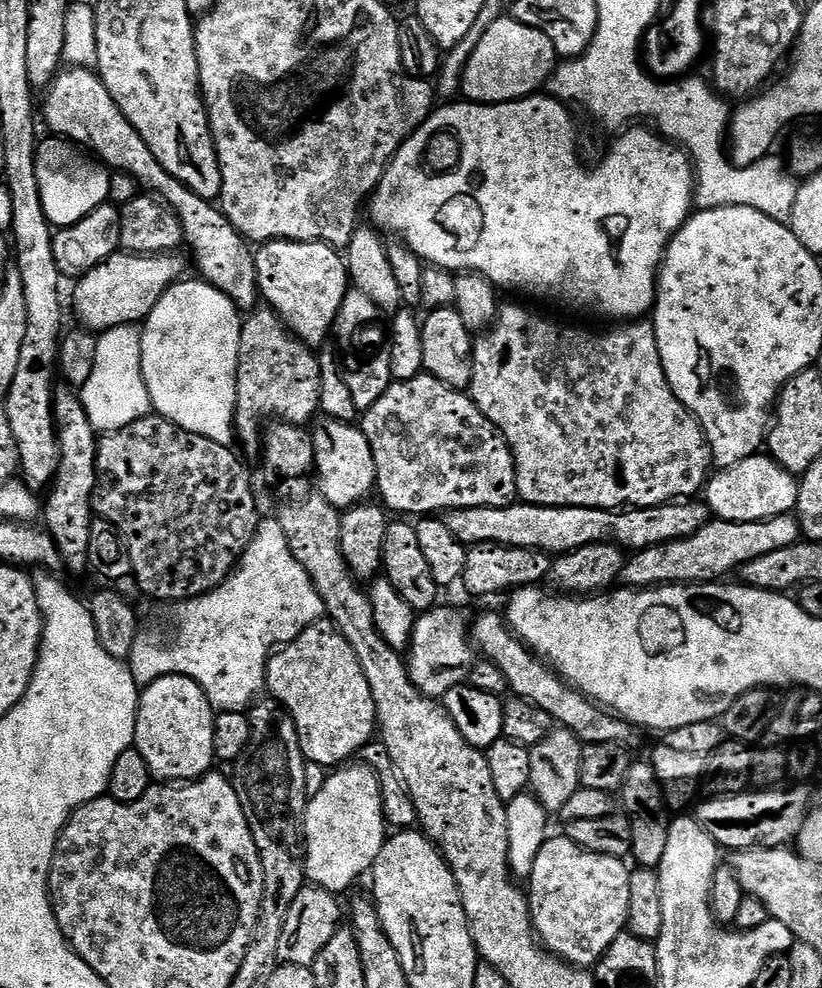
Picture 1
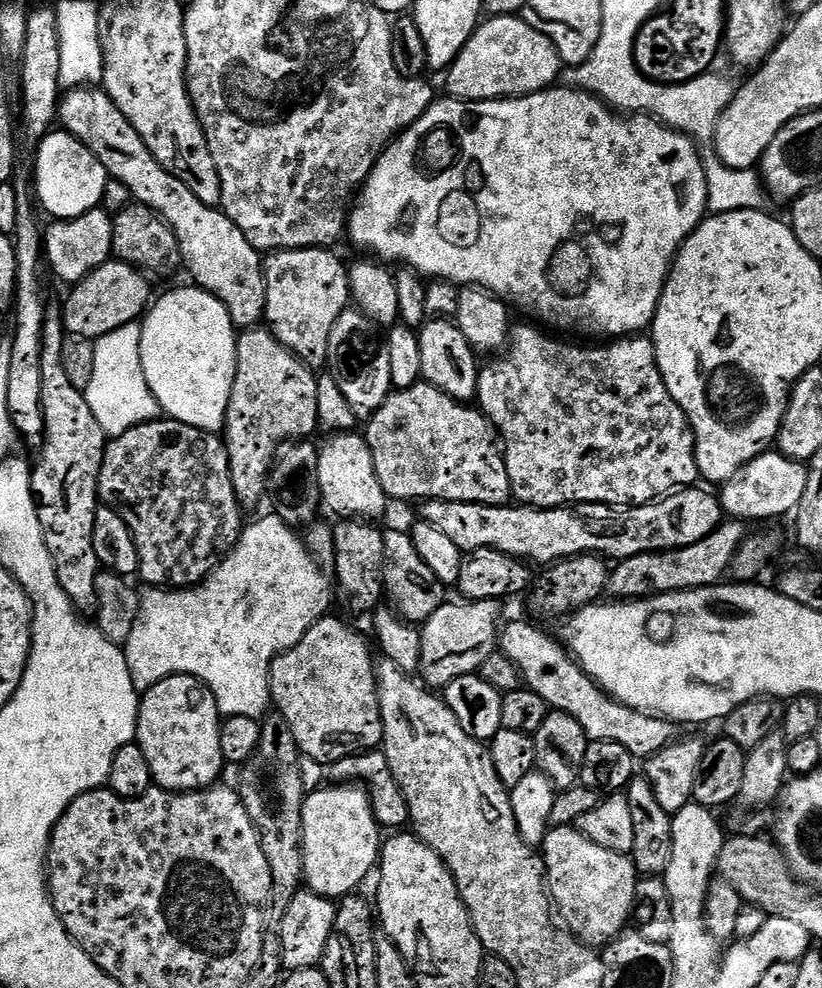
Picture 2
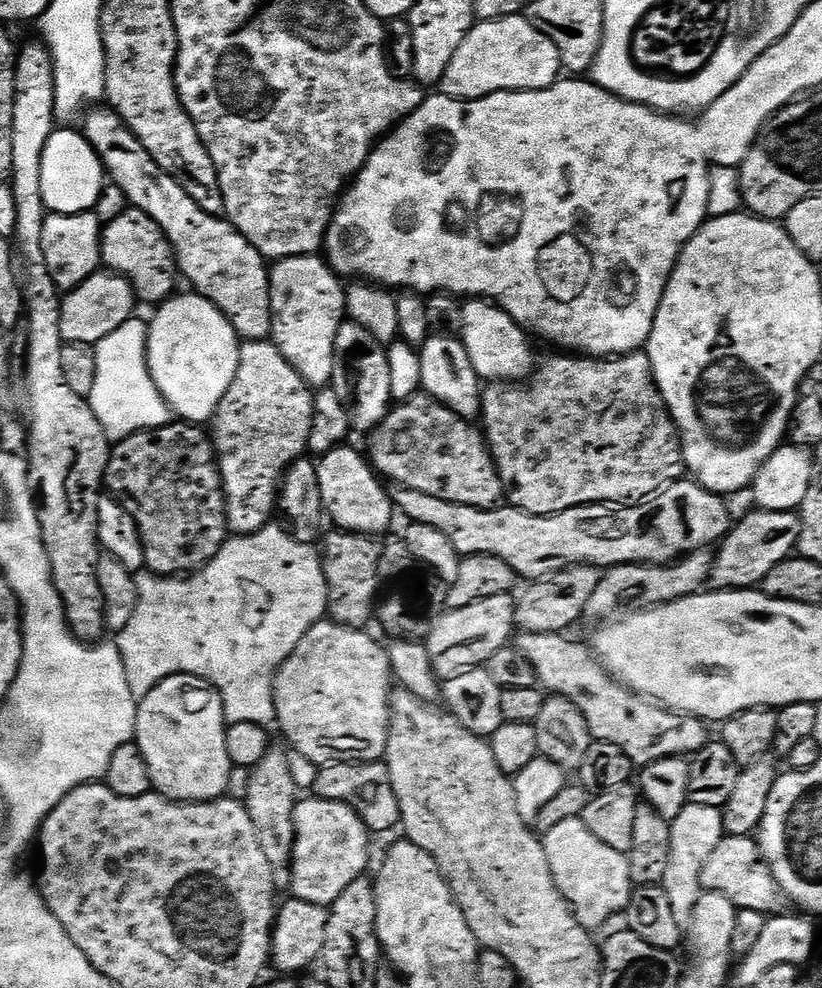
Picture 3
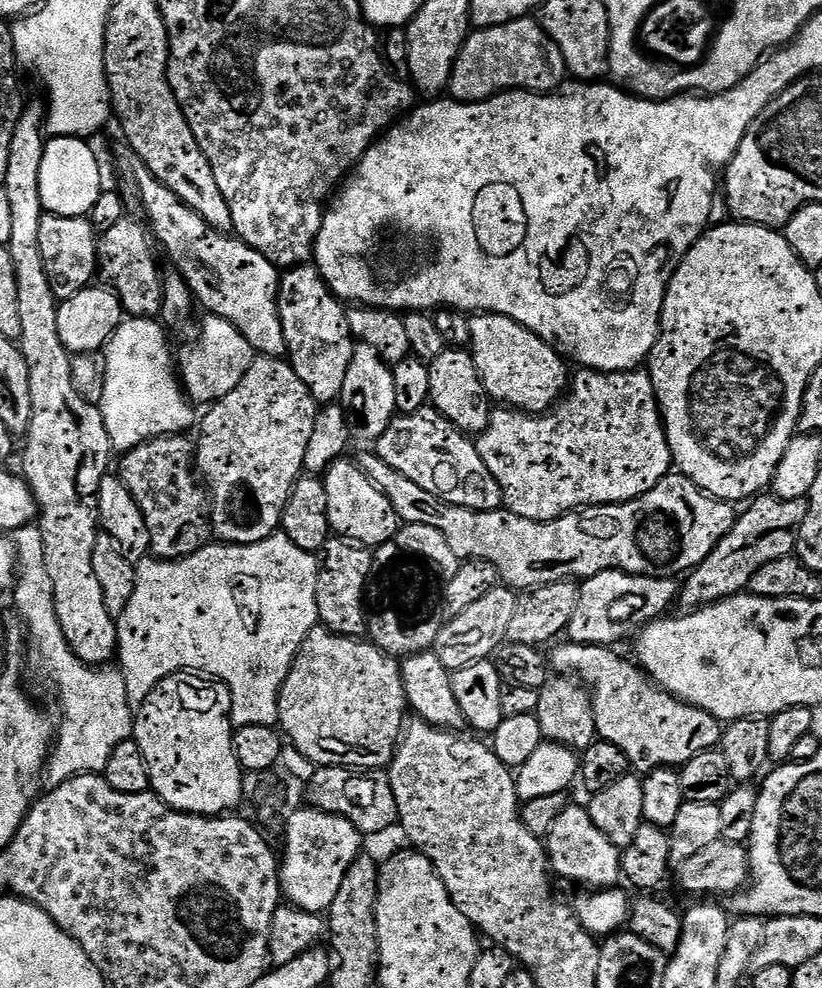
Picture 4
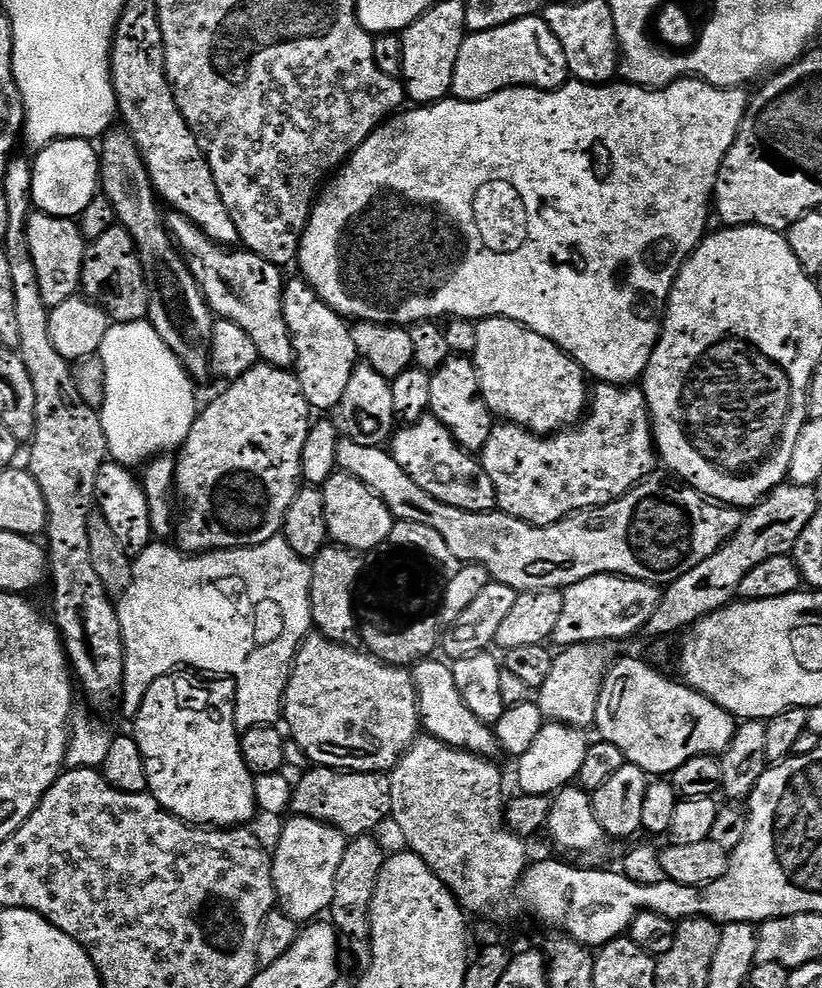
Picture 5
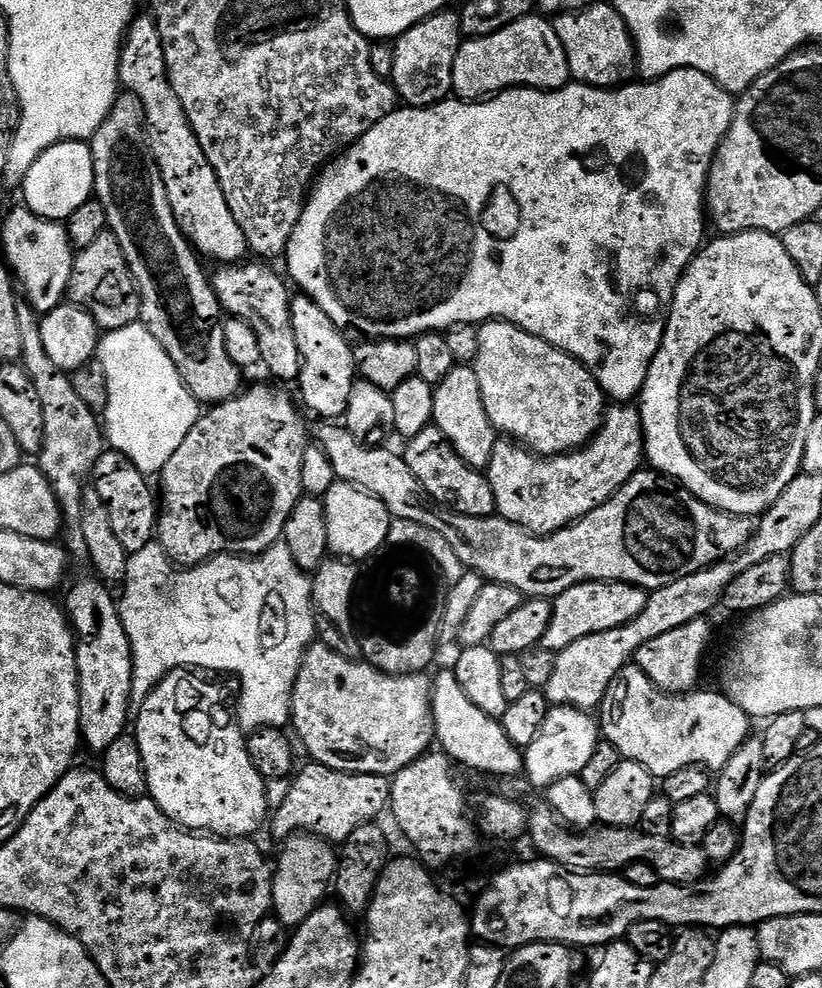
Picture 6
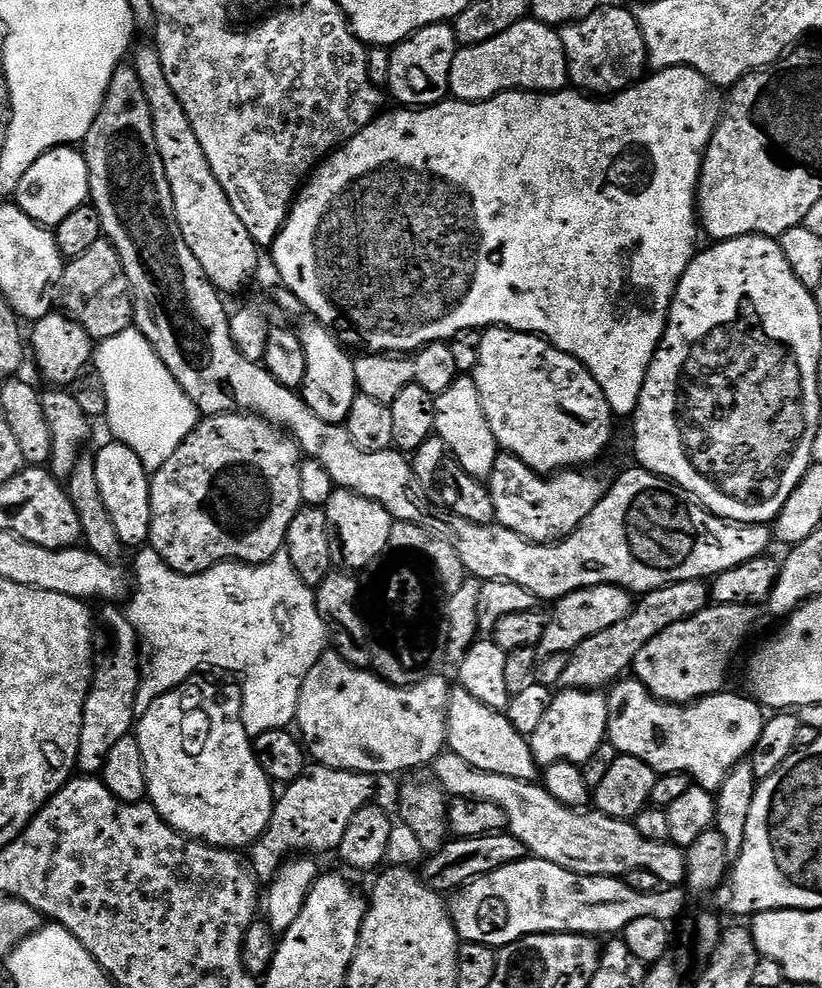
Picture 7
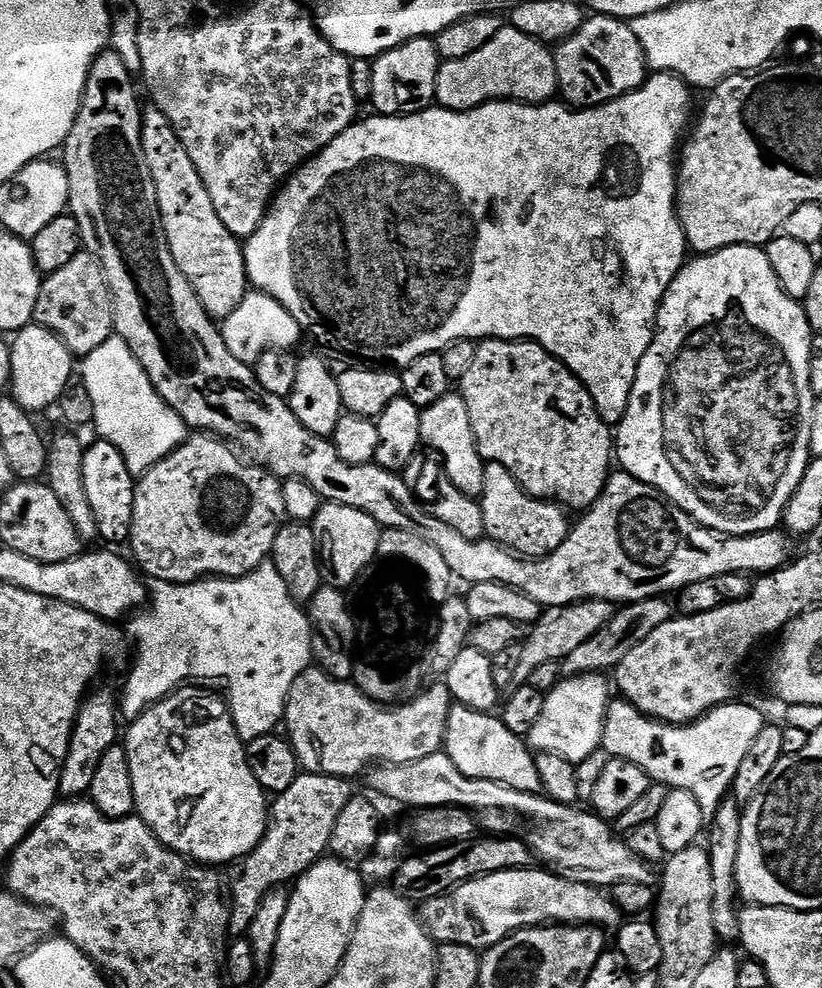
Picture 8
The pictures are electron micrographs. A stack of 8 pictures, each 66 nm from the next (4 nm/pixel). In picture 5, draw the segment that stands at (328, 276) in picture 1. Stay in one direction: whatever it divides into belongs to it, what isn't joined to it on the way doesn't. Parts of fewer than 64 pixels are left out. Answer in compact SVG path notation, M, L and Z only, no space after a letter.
M303 278L289 279L285 283L282 314L296 351L294 371L300 379L302 394L306 394L308 404L314 410L321 408L322 413L328 414L331 408L332 411L339 409L342 394L346 394L346 385L358 363L349 321L339 316Z

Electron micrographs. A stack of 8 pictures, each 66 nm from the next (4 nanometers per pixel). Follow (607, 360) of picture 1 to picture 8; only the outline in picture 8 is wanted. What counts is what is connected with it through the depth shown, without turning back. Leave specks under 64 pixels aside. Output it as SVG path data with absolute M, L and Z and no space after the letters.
M489 463L484 470L484 527L495 539L529 558L549 556L566 542L570 520L568 524L568 516L559 503L533 496L524 487L521 477L507 463L504 464Z

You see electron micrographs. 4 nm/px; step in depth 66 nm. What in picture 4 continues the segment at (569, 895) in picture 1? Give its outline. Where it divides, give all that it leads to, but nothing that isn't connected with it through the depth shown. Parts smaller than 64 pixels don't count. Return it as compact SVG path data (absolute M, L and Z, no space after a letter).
M569 803L568 808L558 814L558 819L554 826L550 826L546 837L546 851L551 871L564 880L588 884L584 886L592 890L603 890L621 883L621 849L616 848L614 842L610 842L610 838L598 830L598 826L594 826L594 818L590 818L583 803Z

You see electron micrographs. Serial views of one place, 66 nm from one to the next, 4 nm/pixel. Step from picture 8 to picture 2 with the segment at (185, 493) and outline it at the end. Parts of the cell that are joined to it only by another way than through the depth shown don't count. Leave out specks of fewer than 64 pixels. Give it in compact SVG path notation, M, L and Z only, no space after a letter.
M257 326L244 331L241 331L236 338L236 377L234 378L234 386L230 390L230 402L228 403L228 413L224 419L224 426L222 429L222 439L224 444L228 447L228 457L230 458L230 474L232 475L232 481L234 482L234 490L236 491L236 497L240 503L241 508L245 510L251 510L256 503L264 496L264 491L269 491L270 488L270 473L272 465L276 458L276 451L278 446L285 442L295 441L297 438L311 437L311 432L317 431L318 418L318 386L317 386L317 373L313 369L309 368L307 364L304 364L297 358L294 353L288 348L283 348L278 342L278 338L274 338L274 334L269 332L267 327Z

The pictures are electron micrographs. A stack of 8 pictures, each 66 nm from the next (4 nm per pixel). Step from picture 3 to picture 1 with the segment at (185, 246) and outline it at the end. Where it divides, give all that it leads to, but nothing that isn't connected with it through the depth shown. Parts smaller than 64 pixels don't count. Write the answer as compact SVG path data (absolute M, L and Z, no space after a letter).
M69 67L48 85L46 95L48 97L42 100L42 120L48 123L52 131L49 133L84 150L92 147L91 151L99 163L117 172L130 174L140 183L141 189L163 200L182 222L184 244L192 247L192 256L200 271L197 273L222 290L222 294L229 296L237 308L255 309L261 295L256 277L256 257L253 249L248 249L251 248L249 241L233 224L228 223L223 211L213 201L204 200L191 192L156 161L154 154L150 154L150 146L142 142L142 134L130 126L126 114L122 114L114 98L110 98L110 90L106 90L99 75L90 68Z

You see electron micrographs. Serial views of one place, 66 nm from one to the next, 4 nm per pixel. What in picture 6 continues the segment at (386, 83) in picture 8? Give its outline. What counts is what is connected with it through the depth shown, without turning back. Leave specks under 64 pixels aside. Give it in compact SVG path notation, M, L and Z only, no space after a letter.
M456 10L438 12L395 37L392 48L394 70L390 83L396 89L397 97L414 108L428 108L449 99L453 95L454 58L458 58L461 43L460 13Z

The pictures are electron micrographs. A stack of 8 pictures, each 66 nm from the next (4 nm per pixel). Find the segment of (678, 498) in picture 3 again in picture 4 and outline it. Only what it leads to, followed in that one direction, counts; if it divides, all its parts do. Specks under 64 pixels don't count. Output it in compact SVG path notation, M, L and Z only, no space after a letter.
M375 451L362 453L358 456L358 463L360 469L374 482L374 486L378 486L378 490L382 490L386 498L390 498L390 506L394 506L403 523L422 522L426 526L434 526L434 530L442 530L442 534L446 534L446 542L450 542L450 547L454 554L458 554L461 562L482 560L485 565L497 568L501 581L513 590L546 586L550 582L572 580L576 576L587 578L611 568L633 572L636 576L676 578L679 577L679 572L691 572L708 557L710 550L714 550L714 546L718 546L718 542L722 542L722 538L730 534L738 515L737 509L732 509L735 507L729 501L709 496L697 484L691 483L687 476L669 474L662 478L662 482L658 482L658 486L654 486L654 490L628 500L625 504L582 508L559 516L557 520L539 524L507 510L475 512L448 504L442 498L430 494L430 490L422 490L422 486L410 482L406 474L400 474L398 470L394 470L394 466L388 466Z

